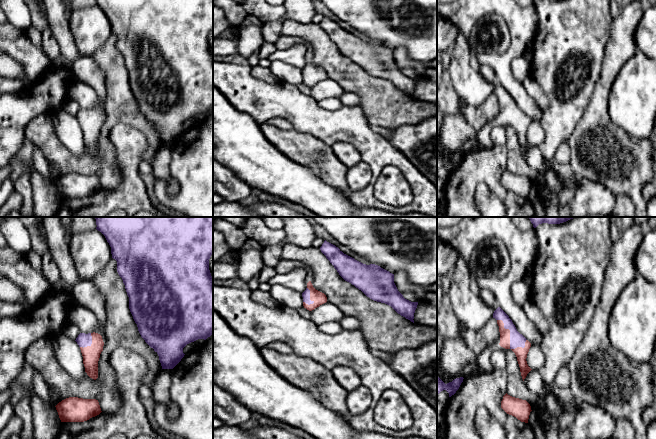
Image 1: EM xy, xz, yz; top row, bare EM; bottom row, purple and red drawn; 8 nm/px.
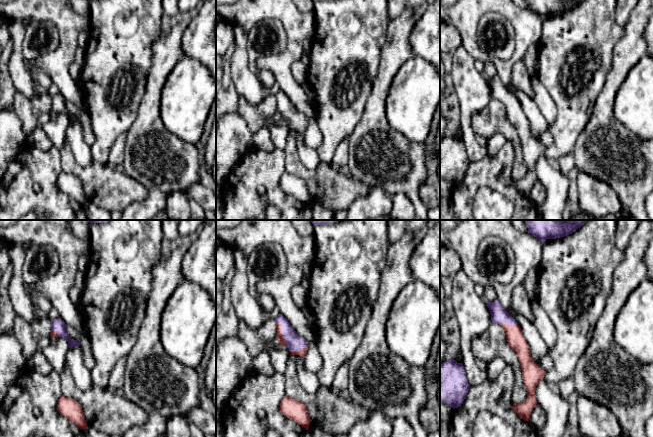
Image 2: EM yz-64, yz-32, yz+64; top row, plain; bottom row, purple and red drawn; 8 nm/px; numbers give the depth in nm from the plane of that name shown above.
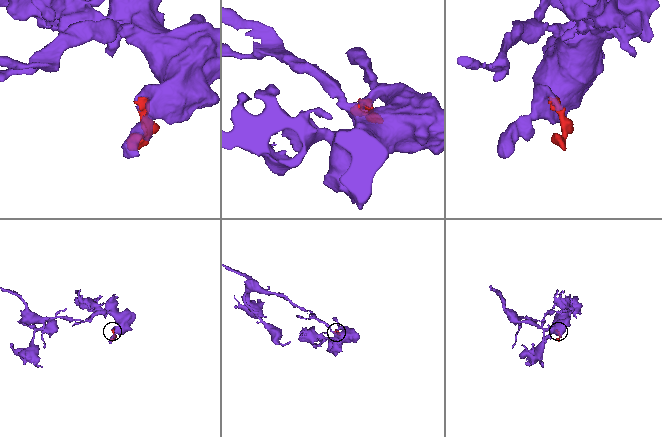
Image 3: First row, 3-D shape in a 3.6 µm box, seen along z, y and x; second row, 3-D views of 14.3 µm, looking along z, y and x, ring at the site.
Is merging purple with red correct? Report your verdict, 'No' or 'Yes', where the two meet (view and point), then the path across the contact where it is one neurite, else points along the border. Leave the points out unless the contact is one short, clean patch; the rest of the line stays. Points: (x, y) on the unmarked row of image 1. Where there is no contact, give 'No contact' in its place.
Yes. Touches purple at yz (510, 113). Path across: yz (516, 115), (510, 113), (504, 109)

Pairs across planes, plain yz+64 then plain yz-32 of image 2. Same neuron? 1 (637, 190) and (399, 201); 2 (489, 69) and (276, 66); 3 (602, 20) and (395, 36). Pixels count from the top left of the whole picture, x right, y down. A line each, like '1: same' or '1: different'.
1: different
2: different
3: different

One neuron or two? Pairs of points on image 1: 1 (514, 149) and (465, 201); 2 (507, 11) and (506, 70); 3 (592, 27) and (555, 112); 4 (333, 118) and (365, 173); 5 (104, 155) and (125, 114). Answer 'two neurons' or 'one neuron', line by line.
1: two neurons
2: one neuron
3: one neuron
4: two neurons
5: one neuron

